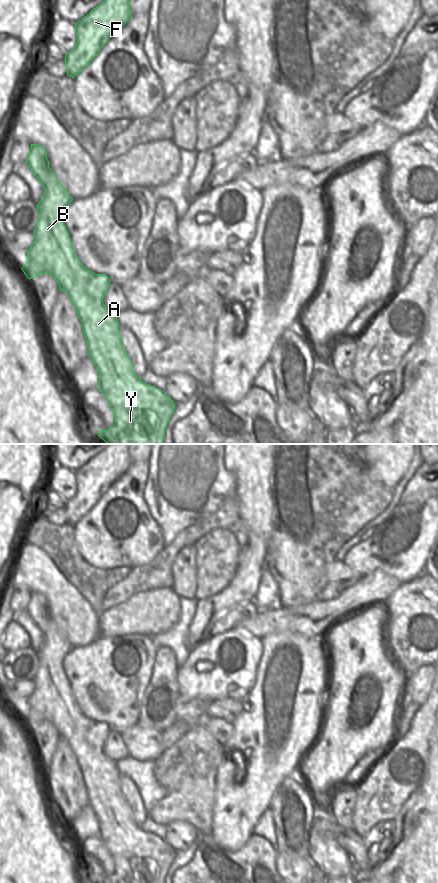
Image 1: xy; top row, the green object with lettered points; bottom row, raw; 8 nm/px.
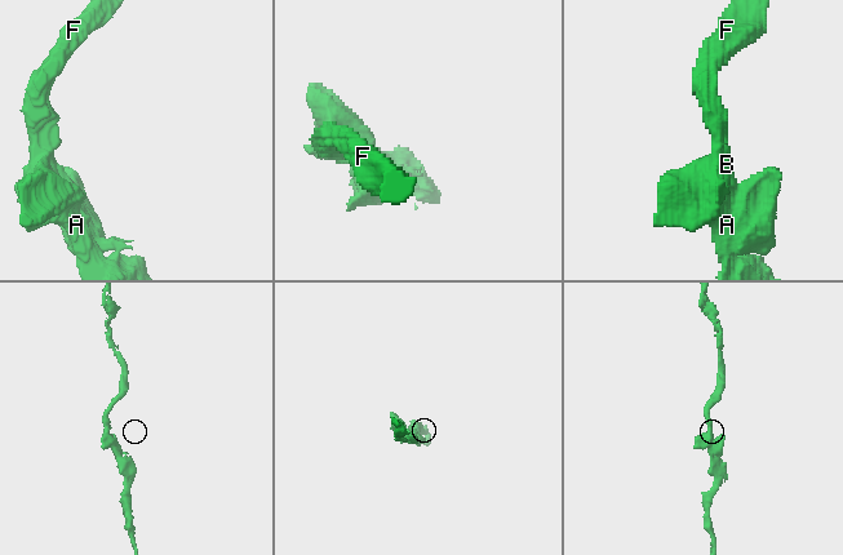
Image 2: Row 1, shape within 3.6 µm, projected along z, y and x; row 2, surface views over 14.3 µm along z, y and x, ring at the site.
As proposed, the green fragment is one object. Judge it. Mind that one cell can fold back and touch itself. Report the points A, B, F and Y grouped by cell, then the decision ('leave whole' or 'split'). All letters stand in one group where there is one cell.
A B F Y | leave whole

